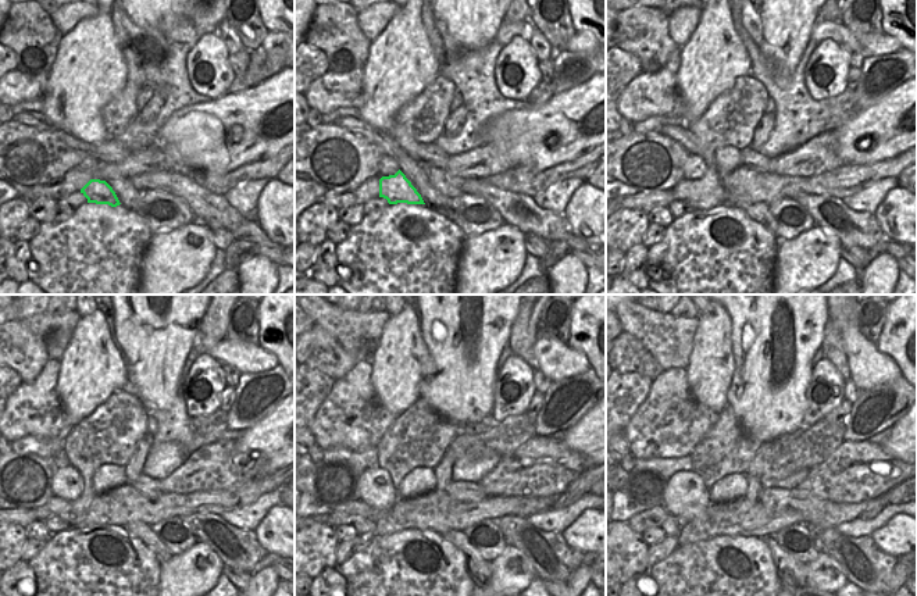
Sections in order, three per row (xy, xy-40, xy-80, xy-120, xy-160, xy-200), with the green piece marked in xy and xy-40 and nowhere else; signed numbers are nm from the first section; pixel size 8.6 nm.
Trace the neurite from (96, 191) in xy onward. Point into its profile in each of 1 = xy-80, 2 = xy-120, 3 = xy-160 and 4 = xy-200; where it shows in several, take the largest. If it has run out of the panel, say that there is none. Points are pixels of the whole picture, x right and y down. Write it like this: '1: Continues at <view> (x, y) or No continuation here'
1: Continues at xy-80 (707, 192)
2: Continues at xy-120 (71, 511)
3: Continues at xy-160 (346, 514)
4: Continues at xy-200 (657, 514)

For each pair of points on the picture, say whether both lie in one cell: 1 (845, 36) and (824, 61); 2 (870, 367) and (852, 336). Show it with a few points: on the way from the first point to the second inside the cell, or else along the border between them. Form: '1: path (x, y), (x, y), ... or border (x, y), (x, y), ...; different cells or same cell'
1: border (819, 42), (832, 39), (841, 46); different cells
2: path (866, 360), (855, 343); same cell

